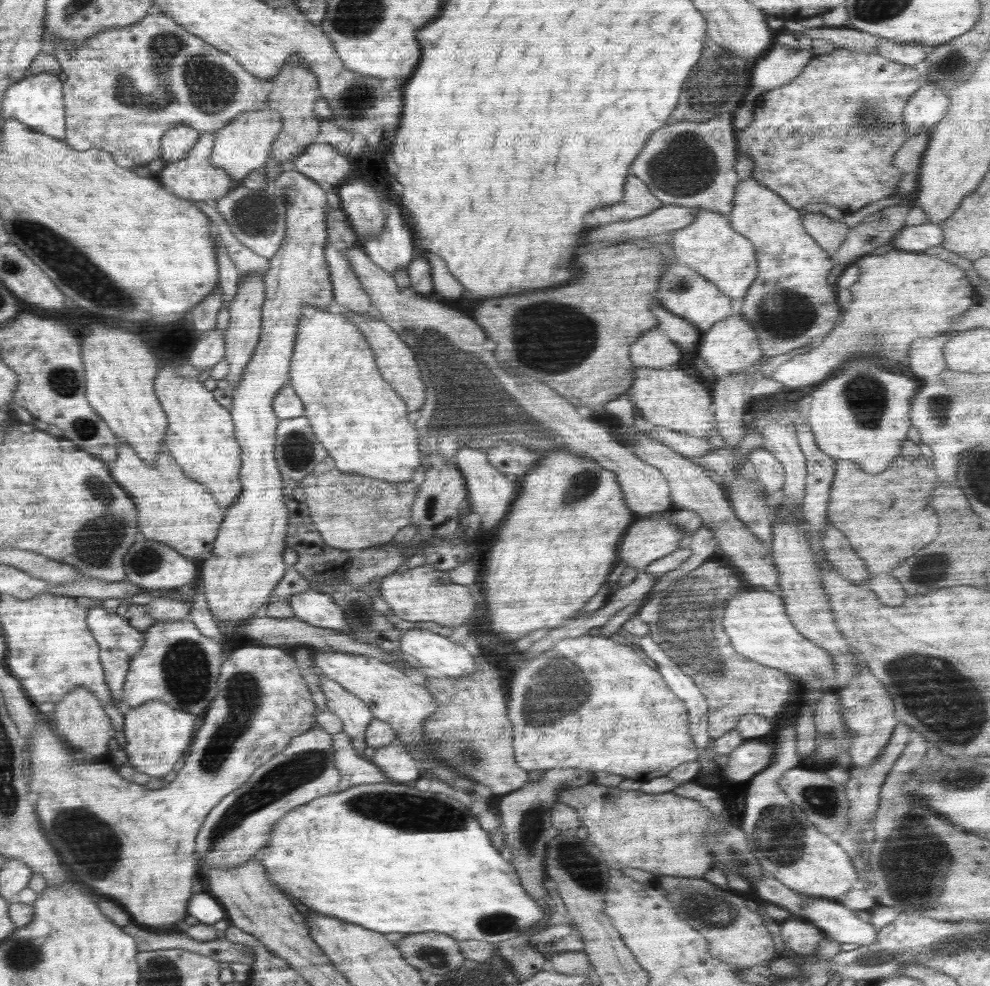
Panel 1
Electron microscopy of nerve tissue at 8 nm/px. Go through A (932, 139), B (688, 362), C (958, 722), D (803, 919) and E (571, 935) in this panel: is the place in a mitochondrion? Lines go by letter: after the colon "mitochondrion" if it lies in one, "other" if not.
A: other
B: other
C: mitochondrion
D: other
E: other

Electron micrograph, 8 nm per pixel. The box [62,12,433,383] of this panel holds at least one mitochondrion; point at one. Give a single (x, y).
(213, 88)

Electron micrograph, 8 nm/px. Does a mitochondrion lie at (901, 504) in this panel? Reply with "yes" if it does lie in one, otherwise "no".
no

